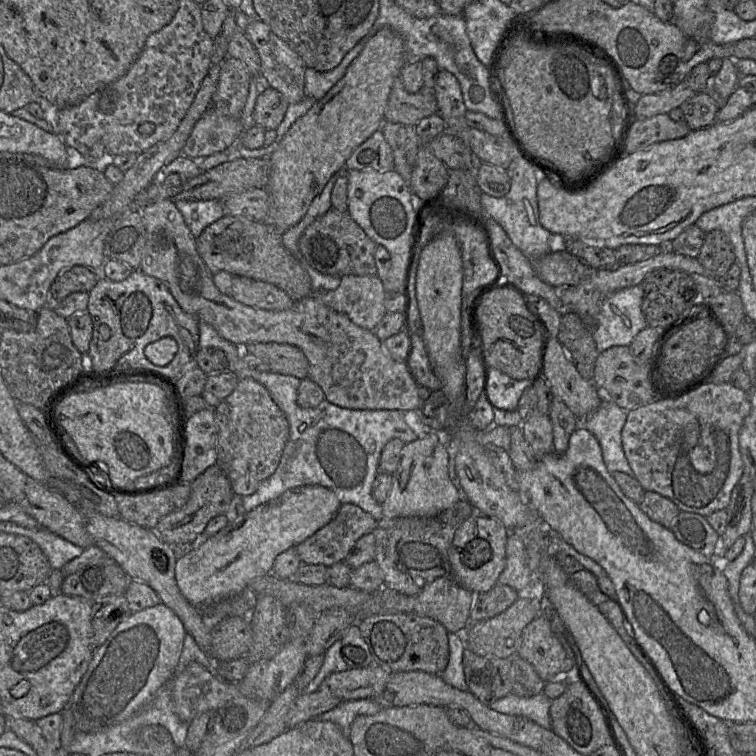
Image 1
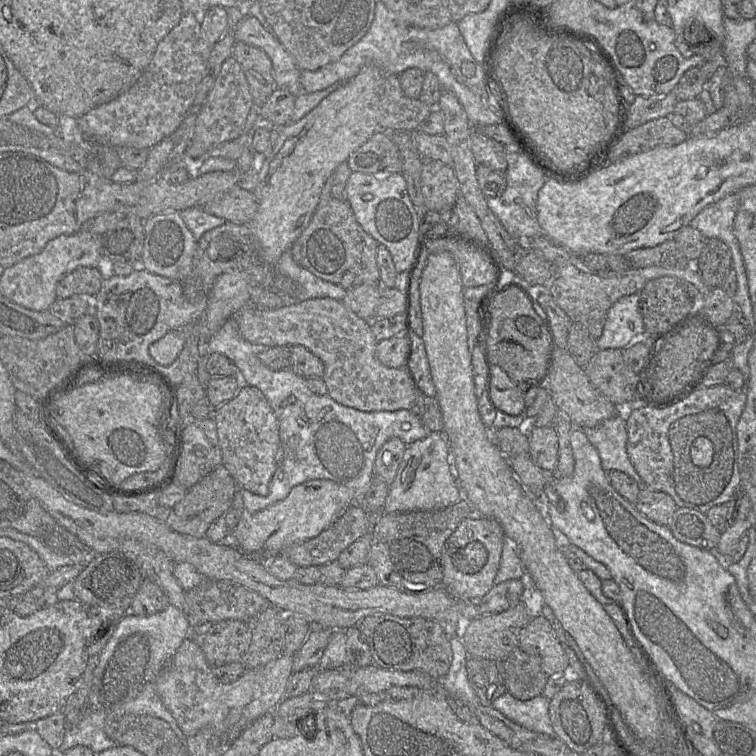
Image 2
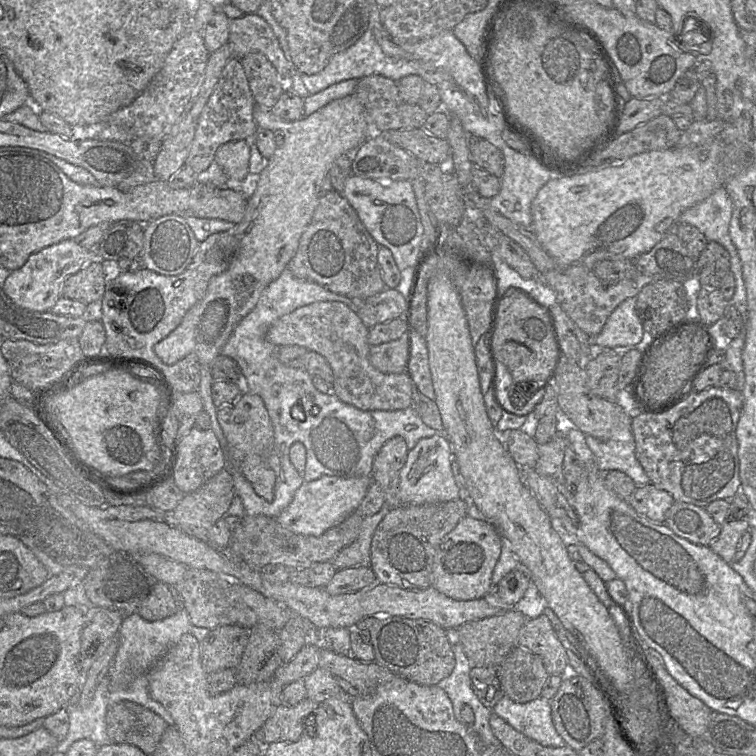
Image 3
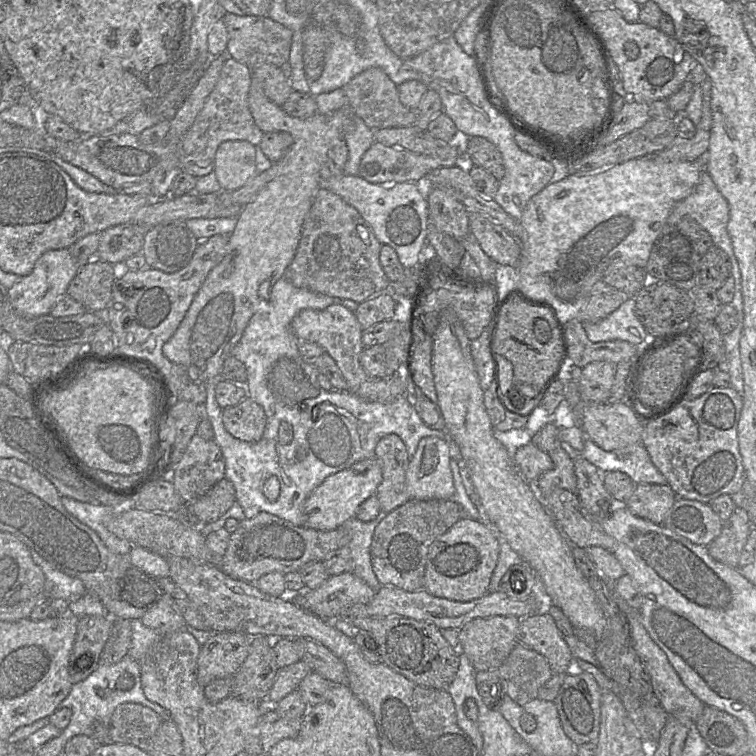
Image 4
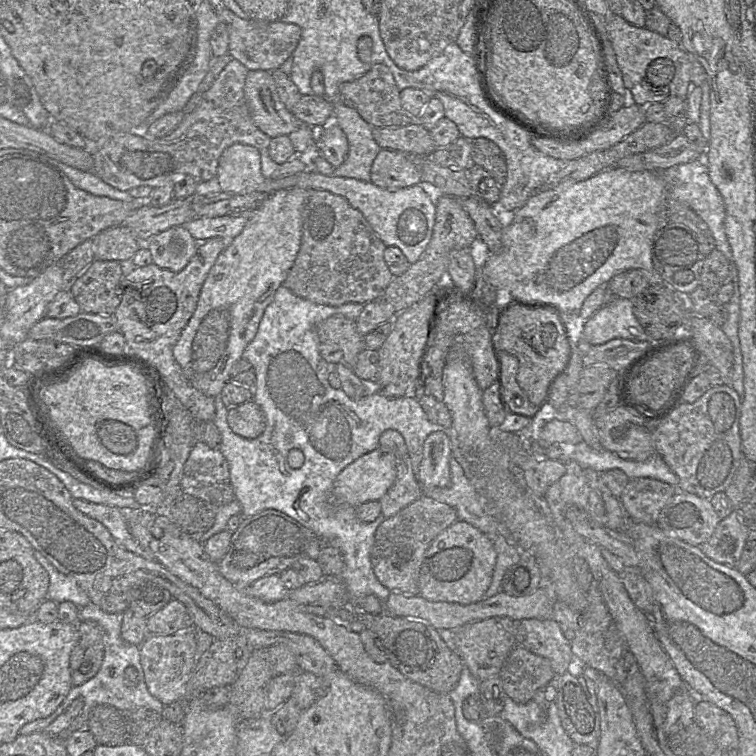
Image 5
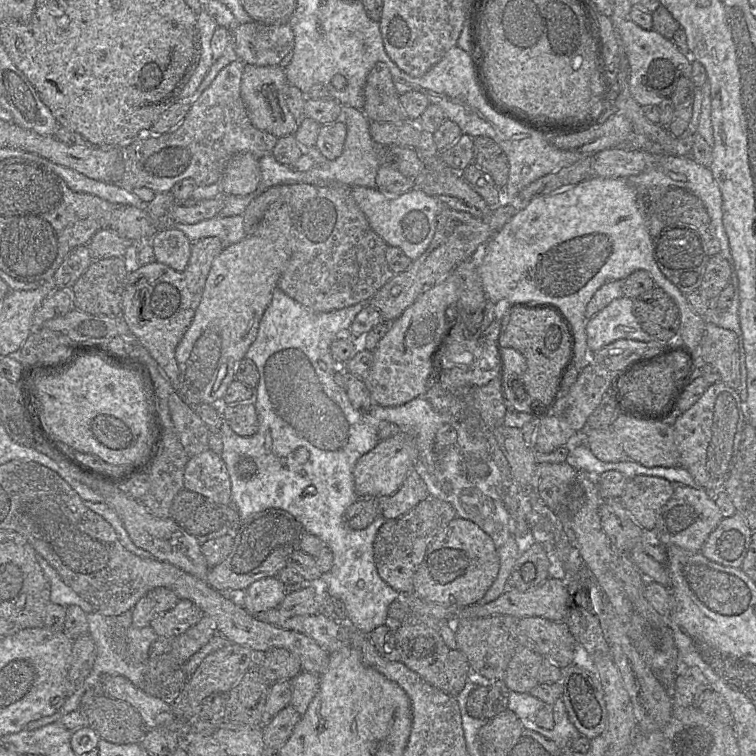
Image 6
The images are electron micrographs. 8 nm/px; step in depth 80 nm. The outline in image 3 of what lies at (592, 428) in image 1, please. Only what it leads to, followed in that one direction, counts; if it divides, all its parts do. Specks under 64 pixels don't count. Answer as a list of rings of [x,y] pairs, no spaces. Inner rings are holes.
[[[631,429],[618,430],[607,440],[599,440],[590,435],[586,435],[585,439],[602,472],[621,471],[629,476],[636,486],[650,483],[636,458],[635,442]]]

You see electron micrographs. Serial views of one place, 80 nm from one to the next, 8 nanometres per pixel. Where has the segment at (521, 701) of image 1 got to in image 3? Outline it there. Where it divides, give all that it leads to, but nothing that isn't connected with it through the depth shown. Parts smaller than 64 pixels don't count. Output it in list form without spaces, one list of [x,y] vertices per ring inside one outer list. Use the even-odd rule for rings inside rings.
[[[505,694],[492,710],[515,730],[543,746],[566,745],[554,727],[550,700],[540,696],[526,703],[518,703]]]

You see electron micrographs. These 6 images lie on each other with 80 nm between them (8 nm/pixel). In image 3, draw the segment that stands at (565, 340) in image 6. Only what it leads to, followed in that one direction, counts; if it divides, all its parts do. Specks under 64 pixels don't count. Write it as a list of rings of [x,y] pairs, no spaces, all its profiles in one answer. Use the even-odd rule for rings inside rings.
[[[517,290],[507,292],[499,304],[492,347],[497,361],[508,368],[514,383],[530,386],[533,392],[540,385],[535,387],[527,382],[545,381],[559,357],[559,346],[549,313]]]

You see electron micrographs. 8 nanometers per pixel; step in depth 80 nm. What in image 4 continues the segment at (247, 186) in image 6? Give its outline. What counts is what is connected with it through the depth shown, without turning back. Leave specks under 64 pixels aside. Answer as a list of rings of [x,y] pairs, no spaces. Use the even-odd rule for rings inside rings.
[[[226,141],[216,151],[215,168],[222,191],[235,191],[255,178],[255,146],[248,141]]]

